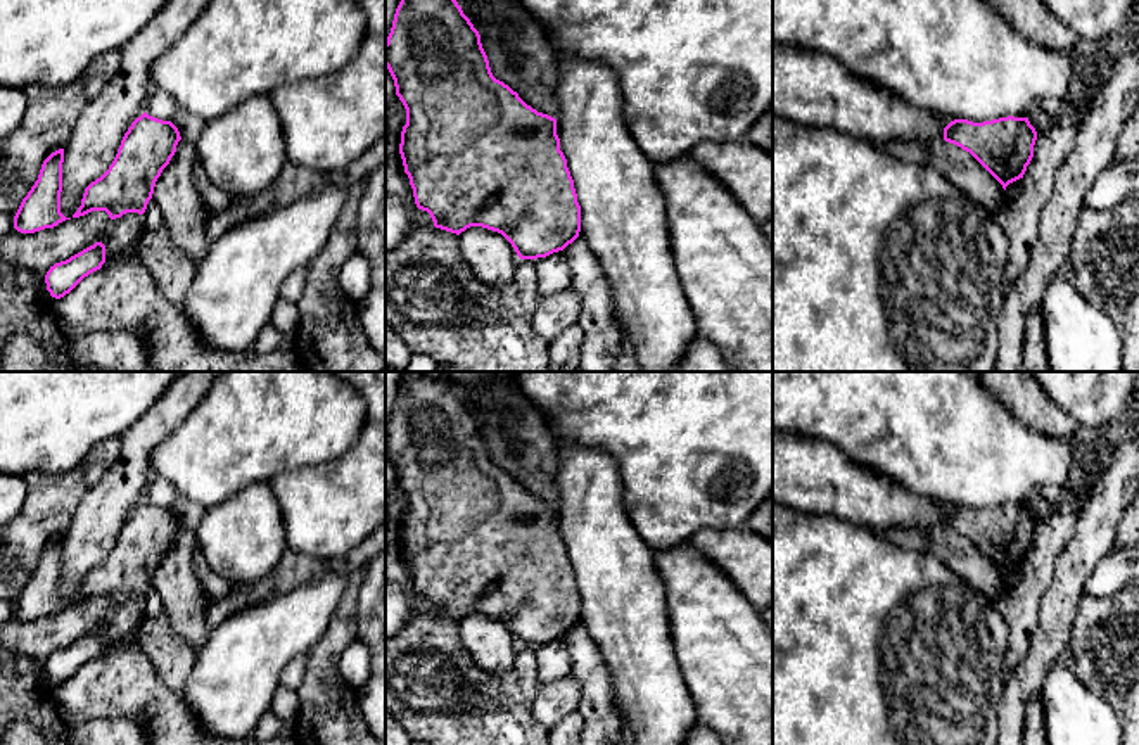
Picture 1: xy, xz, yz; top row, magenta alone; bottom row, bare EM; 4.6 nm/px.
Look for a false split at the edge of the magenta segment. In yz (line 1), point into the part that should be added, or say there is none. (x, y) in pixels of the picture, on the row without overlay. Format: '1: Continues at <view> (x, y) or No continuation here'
1: No continuation here

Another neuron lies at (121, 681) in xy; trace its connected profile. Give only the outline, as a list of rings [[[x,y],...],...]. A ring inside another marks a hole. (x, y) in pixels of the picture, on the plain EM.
[[[138,631],[133,640],[105,648],[85,664],[57,686],[52,698],[67,724],[142,712],[149,721],[150,745],[297,745],[290,736],[258,742],[204,731],[190,704],[156,676],[138,646]]]

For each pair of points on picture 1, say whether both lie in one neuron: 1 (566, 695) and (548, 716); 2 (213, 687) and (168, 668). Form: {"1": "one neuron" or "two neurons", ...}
{"1": "one neuron", "2": "two neurons"}

